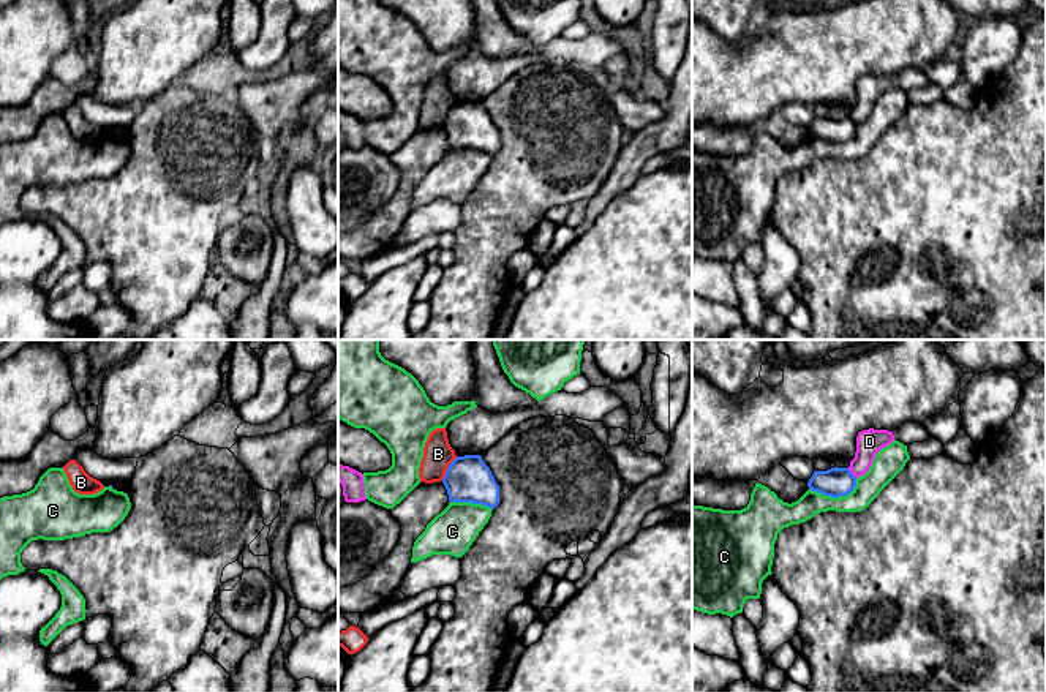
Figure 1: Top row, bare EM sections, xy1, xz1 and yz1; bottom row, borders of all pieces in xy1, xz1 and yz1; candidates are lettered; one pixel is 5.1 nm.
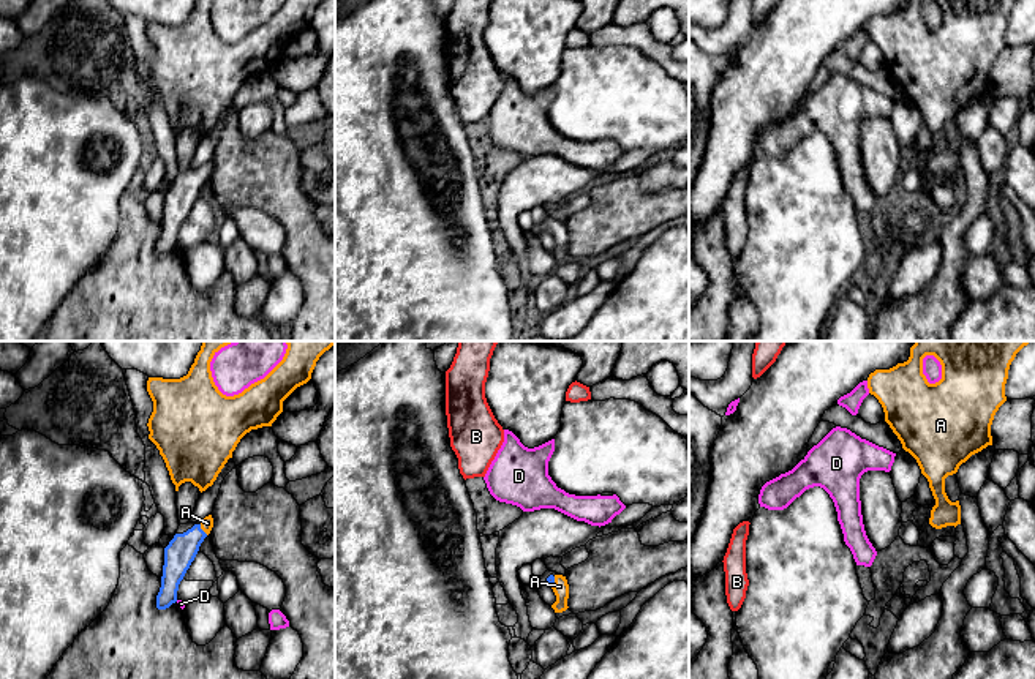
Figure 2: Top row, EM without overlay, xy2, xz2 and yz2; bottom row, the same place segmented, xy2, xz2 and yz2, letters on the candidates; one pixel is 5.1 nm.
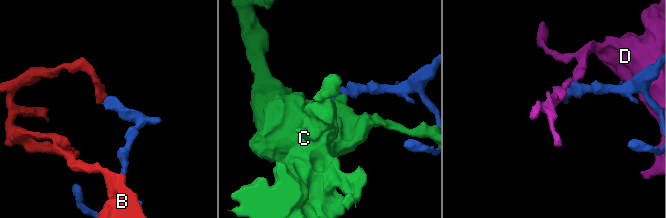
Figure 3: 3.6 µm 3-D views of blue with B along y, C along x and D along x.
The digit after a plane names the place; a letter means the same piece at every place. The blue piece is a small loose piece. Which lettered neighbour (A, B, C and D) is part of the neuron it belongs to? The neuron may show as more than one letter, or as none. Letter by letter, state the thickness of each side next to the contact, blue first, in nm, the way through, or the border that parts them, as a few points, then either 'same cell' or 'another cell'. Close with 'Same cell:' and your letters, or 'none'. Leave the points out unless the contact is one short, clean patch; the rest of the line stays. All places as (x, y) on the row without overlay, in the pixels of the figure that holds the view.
A: calibres 150 and 60 nm; way xy2 (182, 196), (201, 176), (207, 169); same cell
B: calibres 240 and 150 nm; border xz1 (457, 103), (441, 125); another cell
C: calibres 150 and 130 nm; another cell
D: calibres 150 and 130 nm; another cell
Same cell: A

